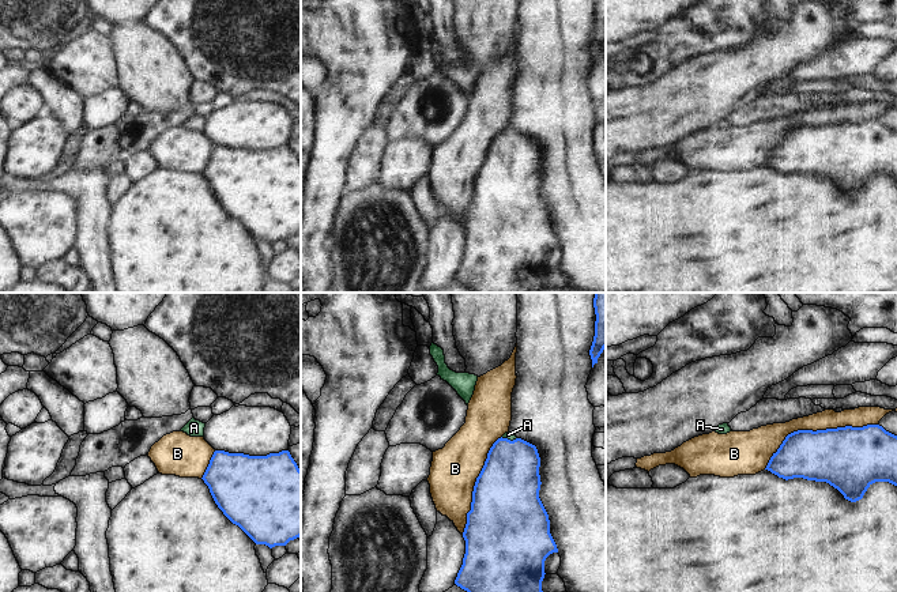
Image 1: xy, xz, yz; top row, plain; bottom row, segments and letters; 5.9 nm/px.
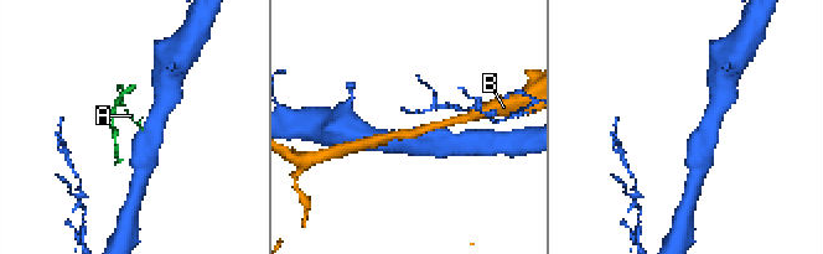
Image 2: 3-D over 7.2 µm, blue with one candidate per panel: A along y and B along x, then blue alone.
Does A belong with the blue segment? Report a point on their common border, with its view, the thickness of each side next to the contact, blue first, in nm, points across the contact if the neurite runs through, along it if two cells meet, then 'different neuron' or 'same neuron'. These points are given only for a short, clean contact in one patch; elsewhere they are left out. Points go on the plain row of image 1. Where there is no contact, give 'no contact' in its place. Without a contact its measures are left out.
xz (509, 135) | 360/40 nm | across xz (509, 177), (509, 135), (508, 129) | same neuron

